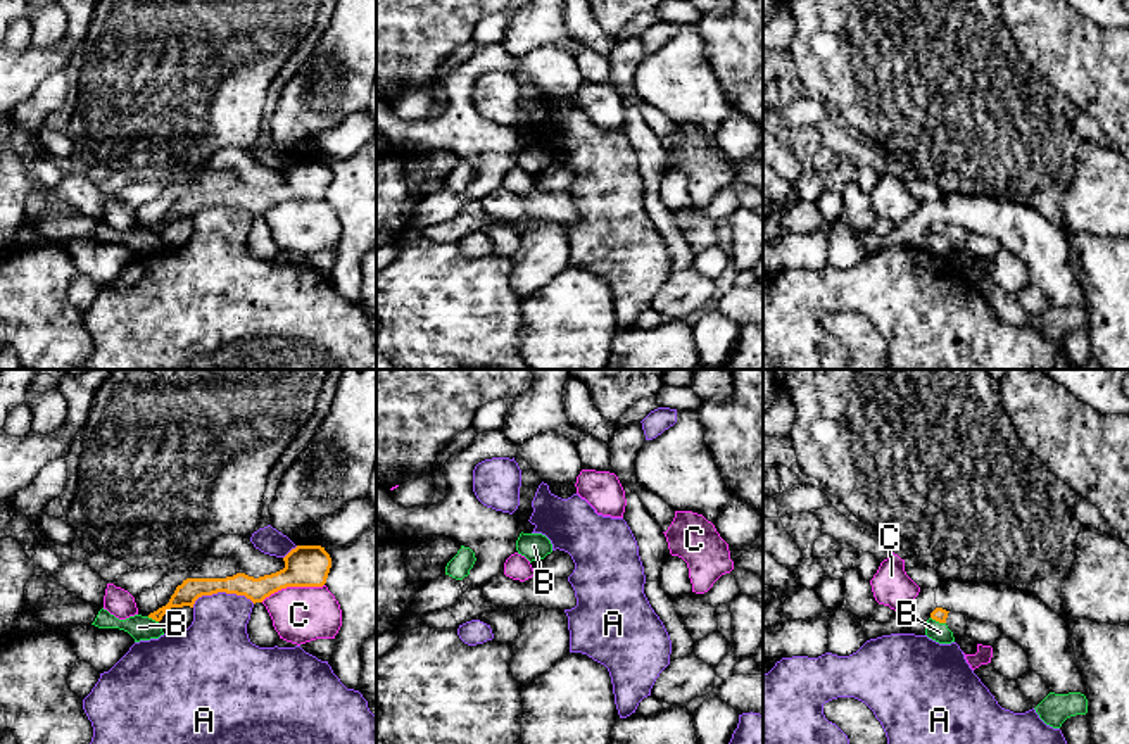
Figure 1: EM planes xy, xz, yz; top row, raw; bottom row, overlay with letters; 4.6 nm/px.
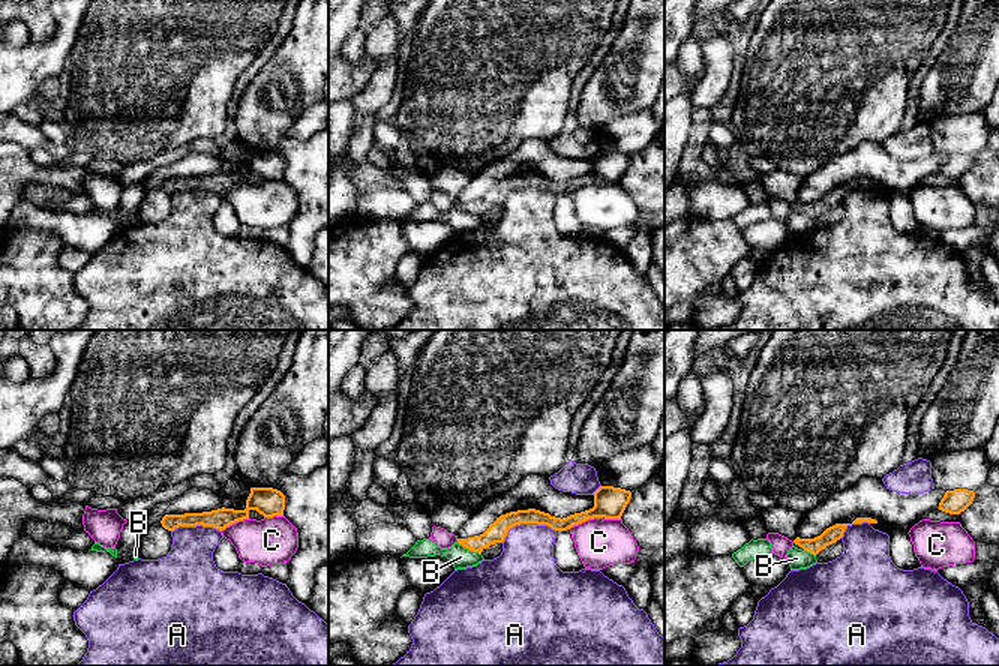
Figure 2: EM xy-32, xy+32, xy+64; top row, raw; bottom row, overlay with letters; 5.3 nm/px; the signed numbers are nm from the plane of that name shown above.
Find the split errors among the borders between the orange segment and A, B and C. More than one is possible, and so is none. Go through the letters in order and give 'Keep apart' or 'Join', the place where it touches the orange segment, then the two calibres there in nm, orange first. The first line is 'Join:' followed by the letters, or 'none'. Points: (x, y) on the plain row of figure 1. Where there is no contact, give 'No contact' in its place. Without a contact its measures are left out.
Join: none
A: Keep apart. Touches orange at xy (221, 204). Thickness 110 nm (orange) against 300 nm
B: Keep apart. Touches orange at yz (938, 233). Thickness 70 nm (orange) against 90 nm
C: Keep apart. Touches orange at xy (292, 199). Thickness 190 nm (orange) against 260 nm

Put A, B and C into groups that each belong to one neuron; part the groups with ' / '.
A / B / C

